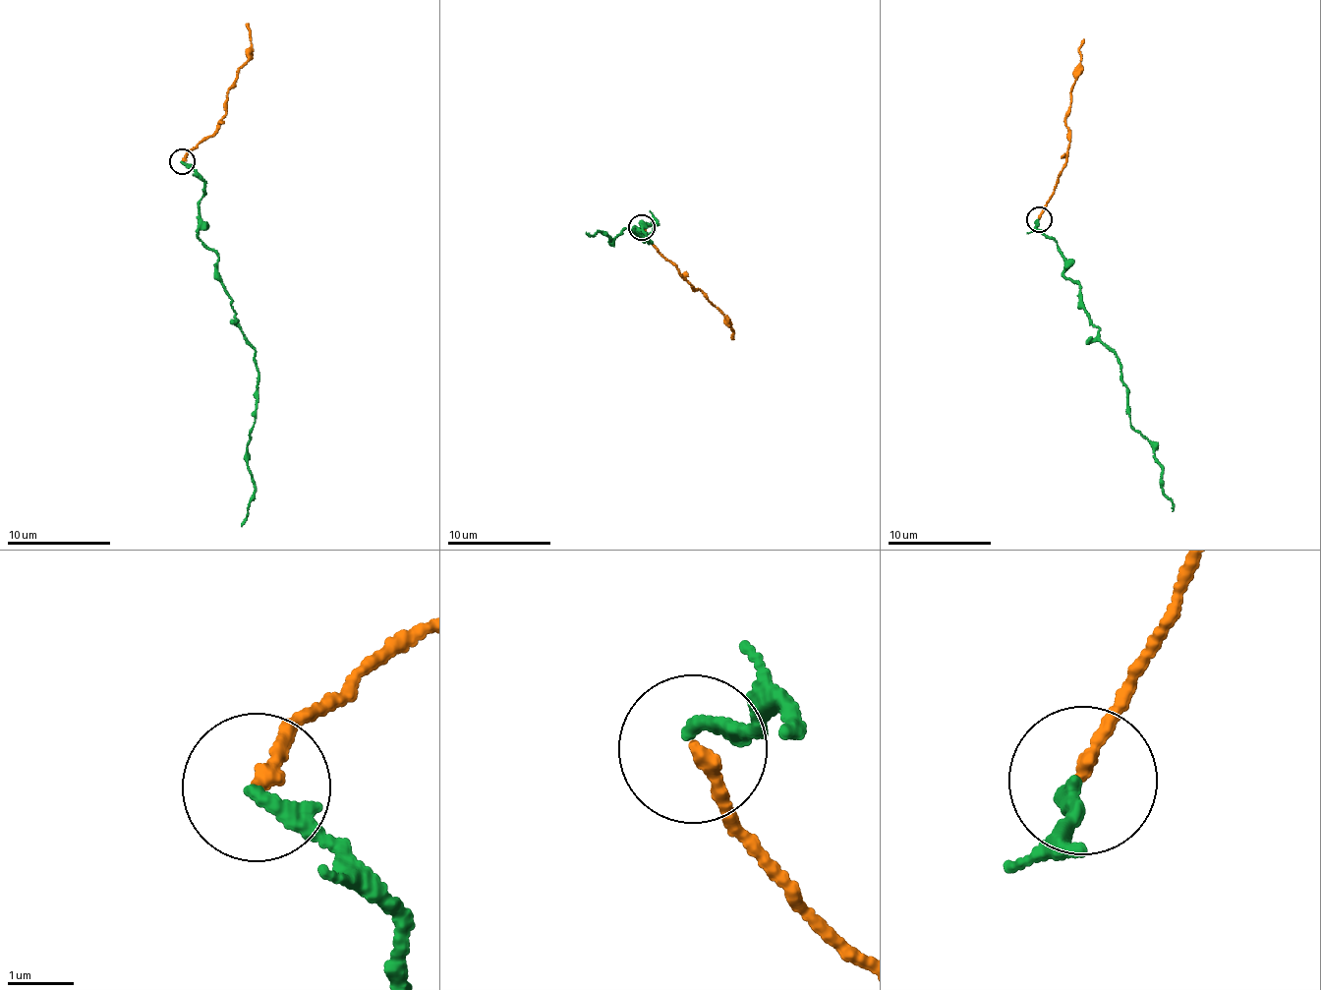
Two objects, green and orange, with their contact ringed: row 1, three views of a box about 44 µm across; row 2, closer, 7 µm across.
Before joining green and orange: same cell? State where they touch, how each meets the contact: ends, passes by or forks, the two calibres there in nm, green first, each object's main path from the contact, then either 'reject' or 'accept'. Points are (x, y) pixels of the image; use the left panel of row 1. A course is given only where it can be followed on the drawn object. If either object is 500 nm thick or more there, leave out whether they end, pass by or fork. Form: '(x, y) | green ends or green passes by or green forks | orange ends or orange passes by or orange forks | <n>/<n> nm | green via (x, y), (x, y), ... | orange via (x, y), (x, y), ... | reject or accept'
(182, 161) | green ends | orange ends | 220/200 nm | green via (182, 161), (204, 184), (198, 234), (216, 254), (216, 278), (258, 368), (248, 456), (255, 497), (242, 526) | orange via (182, 161), (188, 150), (218, 127), (225, 114), (229, 87), (248, 60), (251, 29), (247, 24) | accept

